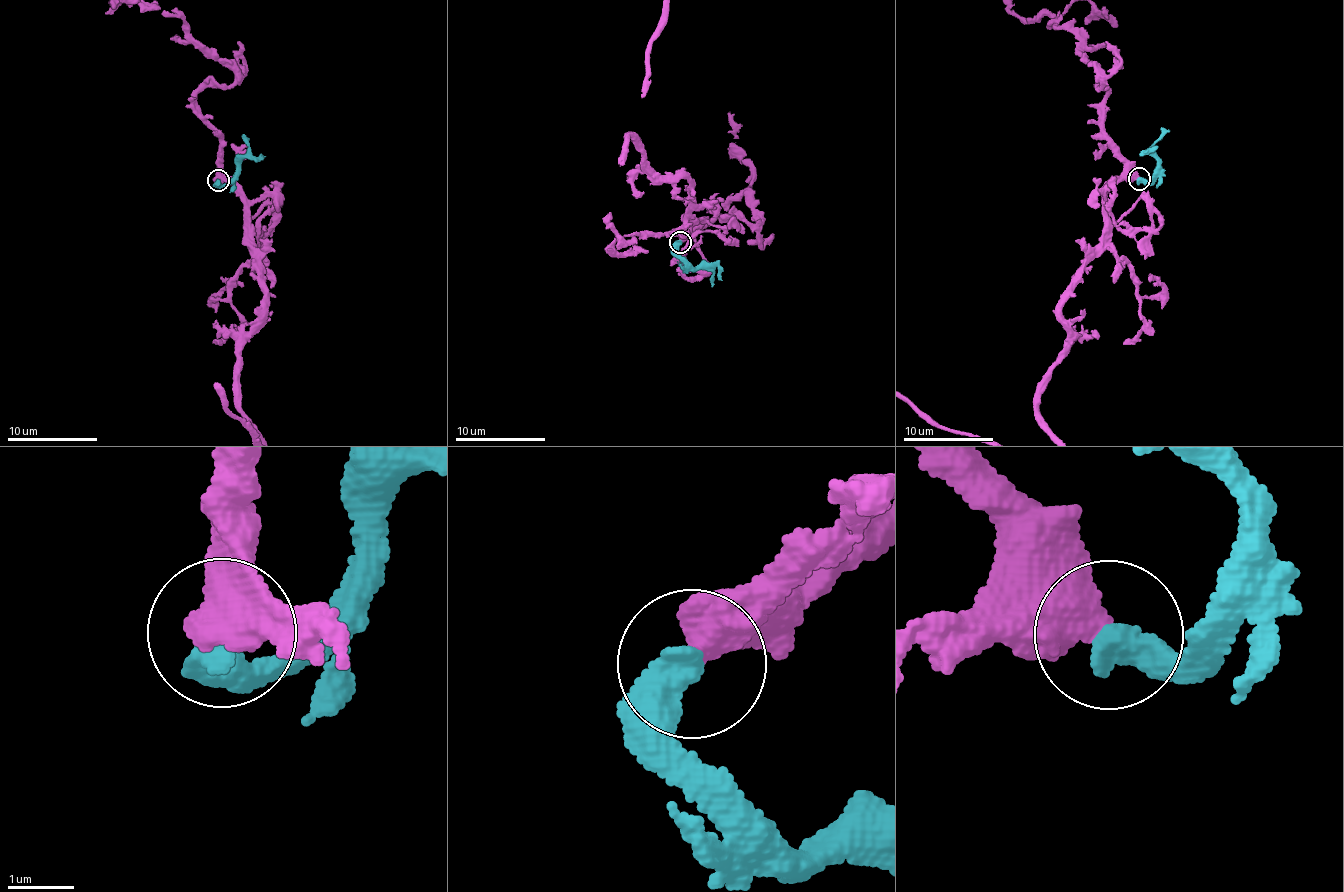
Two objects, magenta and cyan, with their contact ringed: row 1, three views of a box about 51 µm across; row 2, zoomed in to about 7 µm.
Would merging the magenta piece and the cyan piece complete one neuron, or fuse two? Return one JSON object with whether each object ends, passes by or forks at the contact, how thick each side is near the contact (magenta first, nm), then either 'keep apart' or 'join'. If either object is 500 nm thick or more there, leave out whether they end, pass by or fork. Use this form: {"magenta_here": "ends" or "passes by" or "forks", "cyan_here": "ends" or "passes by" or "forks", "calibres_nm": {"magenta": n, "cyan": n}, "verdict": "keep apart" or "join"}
{"calibres_nm": {"magenta": 600, "cyan": 500}, "verdict": "join"}

